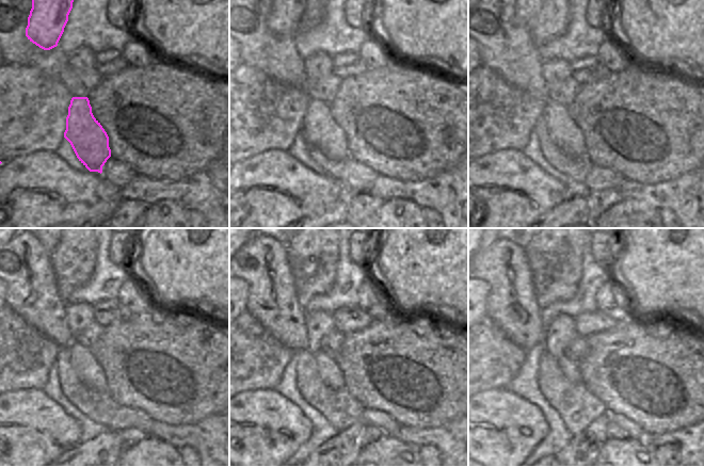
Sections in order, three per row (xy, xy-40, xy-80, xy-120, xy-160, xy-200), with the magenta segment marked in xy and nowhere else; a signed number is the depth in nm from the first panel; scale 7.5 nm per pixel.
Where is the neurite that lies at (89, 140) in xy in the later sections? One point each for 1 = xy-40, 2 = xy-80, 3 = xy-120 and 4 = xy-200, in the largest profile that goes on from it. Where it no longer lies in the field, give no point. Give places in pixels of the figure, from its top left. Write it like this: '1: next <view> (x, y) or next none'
1: next xy-40 (320, 130)
2: next xy-80 (562, 129)
3: next xy-120 (82, 359)
4: next xy-200 (570, 368)

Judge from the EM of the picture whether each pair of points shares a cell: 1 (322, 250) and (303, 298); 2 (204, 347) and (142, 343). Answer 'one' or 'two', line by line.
1: one
2: one

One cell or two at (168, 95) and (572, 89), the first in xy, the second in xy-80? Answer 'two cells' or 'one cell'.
two cells

